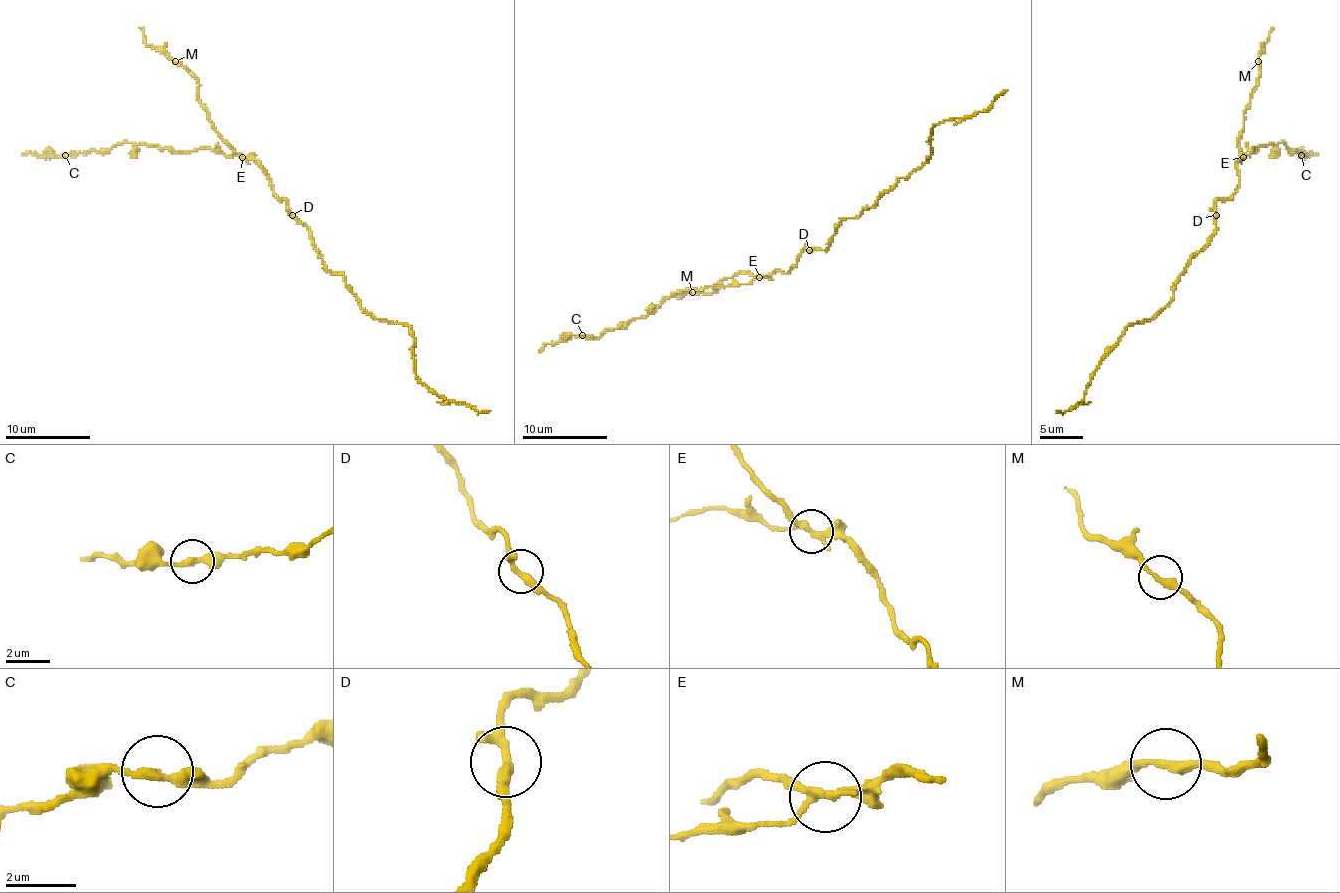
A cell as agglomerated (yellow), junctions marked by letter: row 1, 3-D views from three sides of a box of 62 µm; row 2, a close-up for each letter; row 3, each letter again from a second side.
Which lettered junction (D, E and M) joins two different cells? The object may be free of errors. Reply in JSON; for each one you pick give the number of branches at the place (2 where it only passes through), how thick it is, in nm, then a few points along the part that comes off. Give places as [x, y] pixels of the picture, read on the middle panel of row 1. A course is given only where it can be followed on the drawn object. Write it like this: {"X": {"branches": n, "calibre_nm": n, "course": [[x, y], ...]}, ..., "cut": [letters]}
{"E": {"branches": 3, "calibre_nm": 220, "course": [[758, 277], [747, 284], [686, 288], [673, 292], [645, 316], [607, 328], [599, 337], [564, 335], [539, 352]]}, "cut": ["E"]}

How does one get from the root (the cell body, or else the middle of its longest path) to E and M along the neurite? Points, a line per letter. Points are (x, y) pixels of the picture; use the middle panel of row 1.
E: (816, 250), (805, 250), (786, 273), (775, 271), (758, 277)
M: (816, 250), (805, 250), (786, 273), (737, 273), (722, 280), (711, 292), (692, 292)

